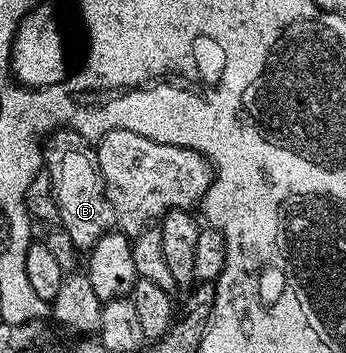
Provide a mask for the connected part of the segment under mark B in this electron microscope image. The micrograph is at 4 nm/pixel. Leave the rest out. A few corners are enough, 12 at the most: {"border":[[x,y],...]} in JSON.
{"border":[[43,141],[59,227],[90,250],[118,224],[95,147]]}

